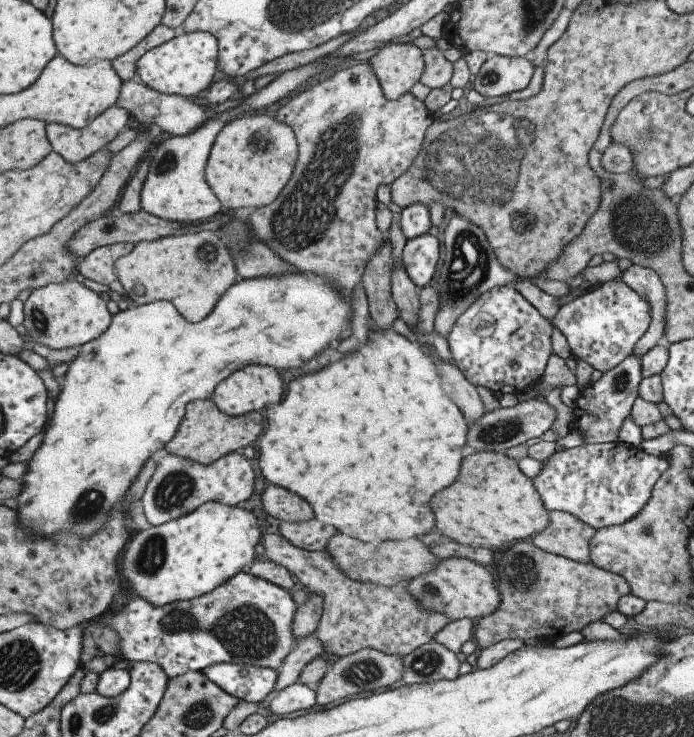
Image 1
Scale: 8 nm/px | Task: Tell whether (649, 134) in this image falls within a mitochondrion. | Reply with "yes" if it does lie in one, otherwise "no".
yes

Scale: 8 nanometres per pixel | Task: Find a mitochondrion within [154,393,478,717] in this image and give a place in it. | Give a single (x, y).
(245, 632)

